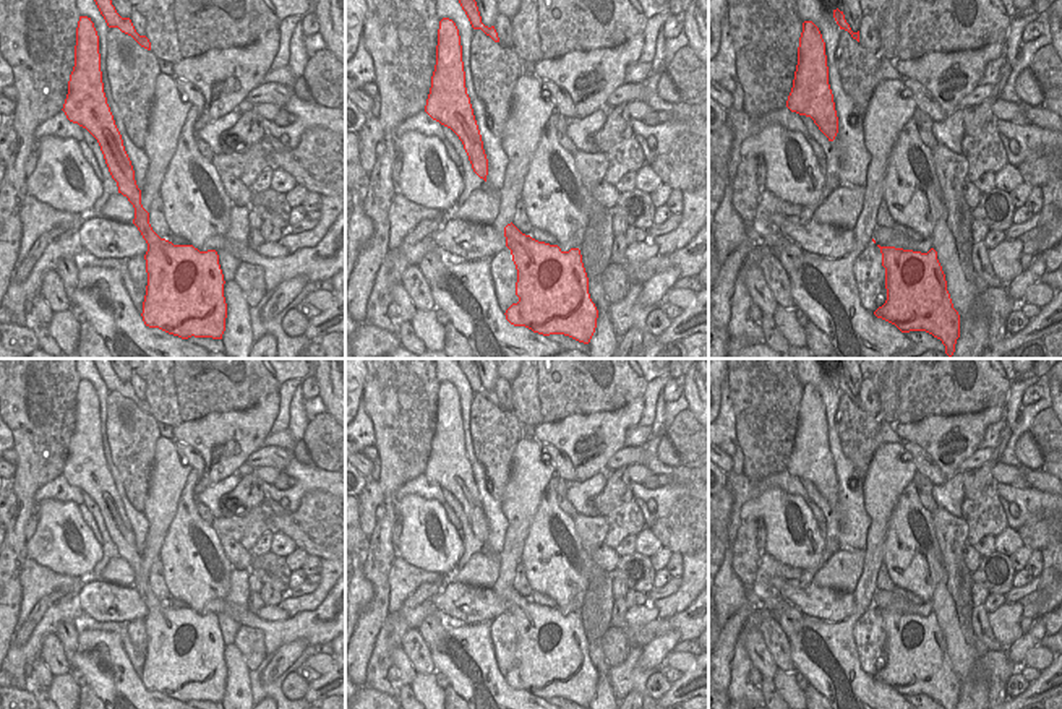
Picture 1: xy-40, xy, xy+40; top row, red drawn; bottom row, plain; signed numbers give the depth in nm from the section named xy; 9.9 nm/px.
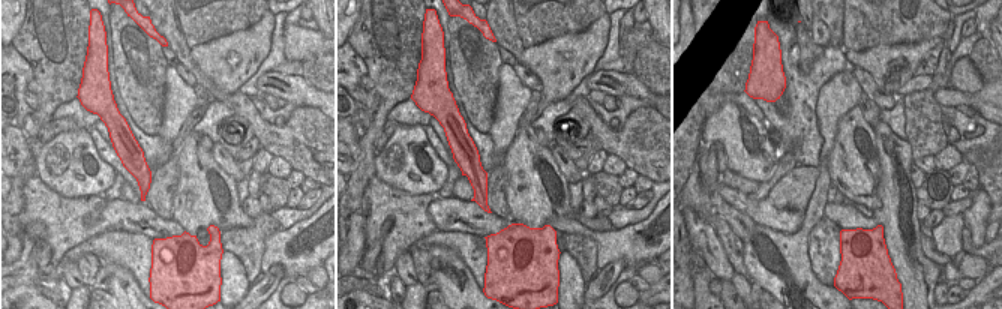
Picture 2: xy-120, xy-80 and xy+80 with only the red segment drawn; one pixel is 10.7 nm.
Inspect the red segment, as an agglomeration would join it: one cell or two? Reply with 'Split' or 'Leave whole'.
Split

